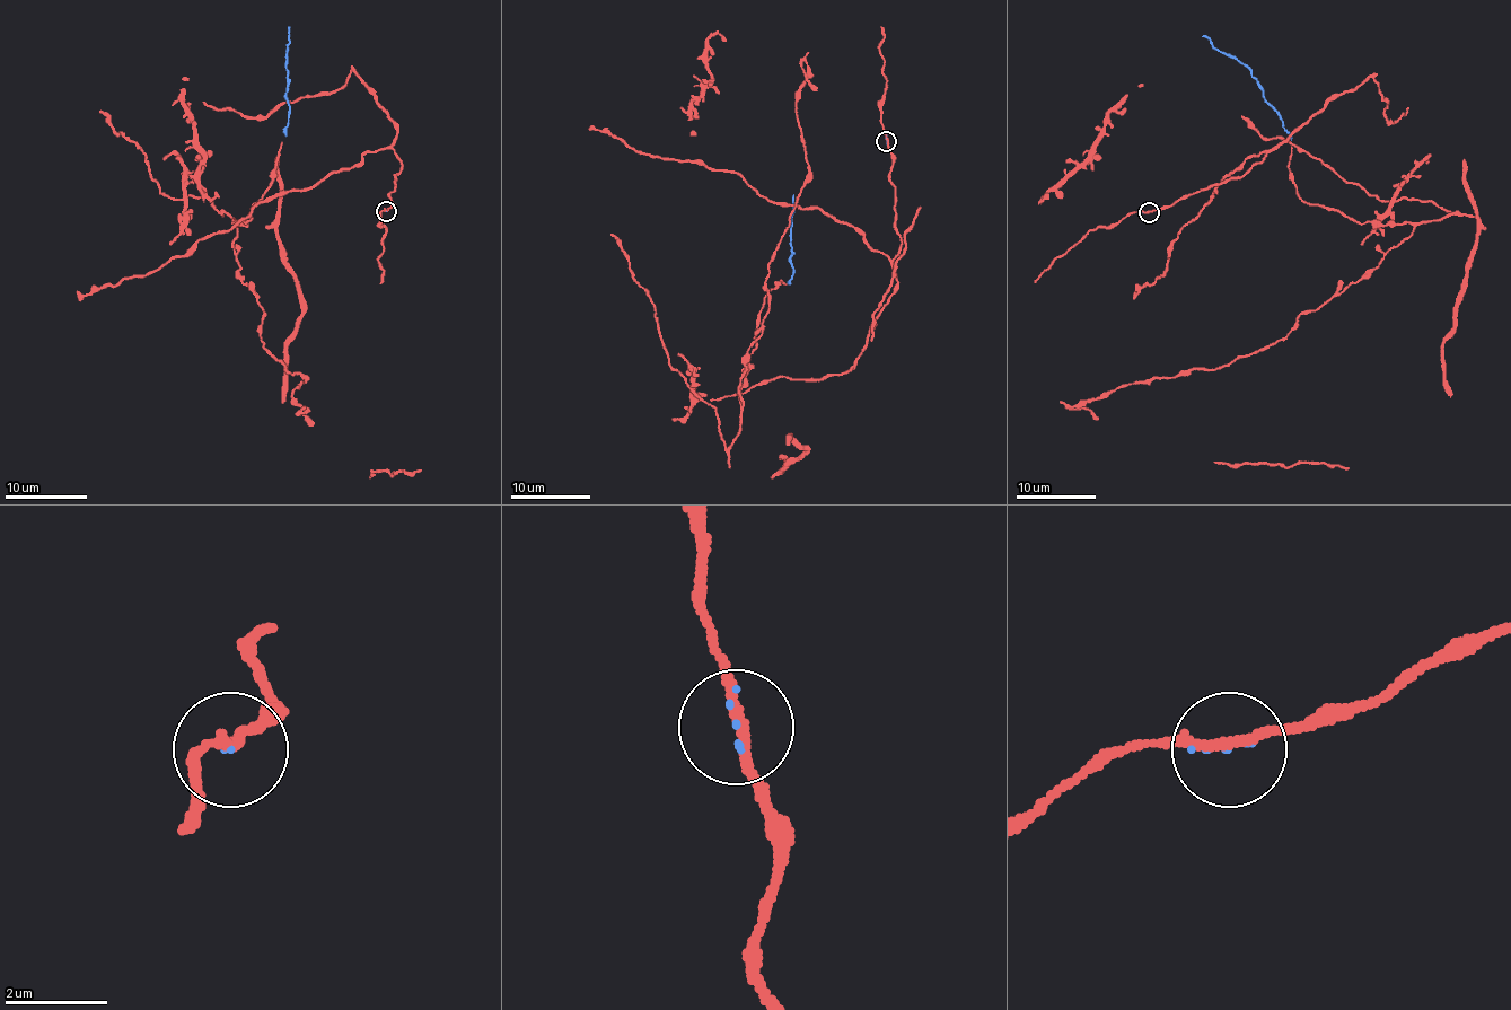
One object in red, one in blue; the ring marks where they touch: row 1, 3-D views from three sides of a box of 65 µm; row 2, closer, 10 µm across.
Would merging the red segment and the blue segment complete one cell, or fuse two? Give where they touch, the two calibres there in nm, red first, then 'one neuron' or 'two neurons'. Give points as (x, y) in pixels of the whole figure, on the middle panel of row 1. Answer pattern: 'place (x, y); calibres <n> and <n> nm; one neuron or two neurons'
place (886, 141); calibres 190 and 60 nm; one neuron

